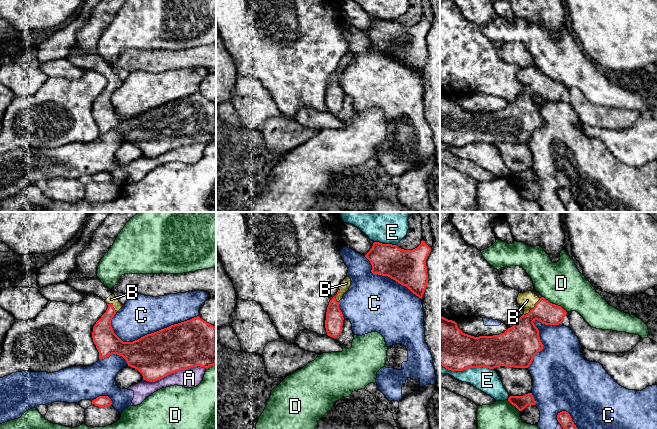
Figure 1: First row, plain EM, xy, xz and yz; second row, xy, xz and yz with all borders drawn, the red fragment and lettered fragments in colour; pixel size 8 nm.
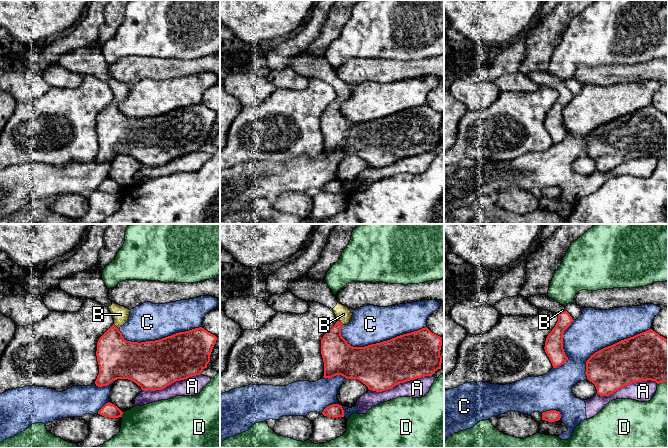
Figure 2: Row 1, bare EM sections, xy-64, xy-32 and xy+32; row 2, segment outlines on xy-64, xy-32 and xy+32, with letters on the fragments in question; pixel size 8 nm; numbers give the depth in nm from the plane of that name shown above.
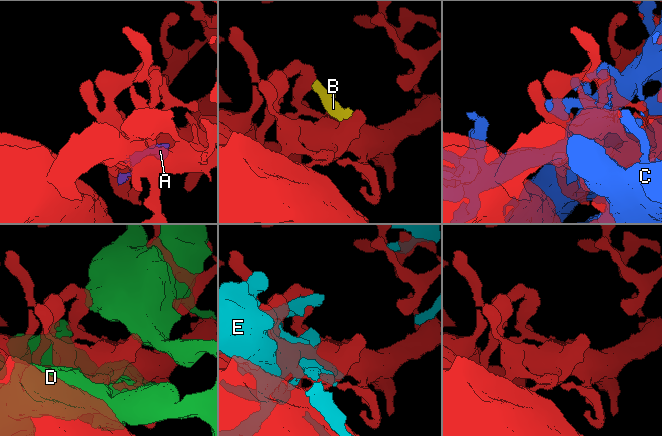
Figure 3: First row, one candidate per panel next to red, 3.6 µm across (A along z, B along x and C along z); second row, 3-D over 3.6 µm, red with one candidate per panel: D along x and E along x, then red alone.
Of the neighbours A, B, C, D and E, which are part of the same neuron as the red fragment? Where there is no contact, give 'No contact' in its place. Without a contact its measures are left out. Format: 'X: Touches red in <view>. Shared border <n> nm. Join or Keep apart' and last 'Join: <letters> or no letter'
A: Touches red in xy. Shared border 500 nm. Keep apart
B: Touches red in yz. Shared border 190 nm. Join
C: Touches red in xy. Shared border 700 nm. Keep apart
D: Touches red in yz. Shared border 240 nm. Keep apart
E: Touches red in yz. Shared border 440 nm. Keep apart
Join: B

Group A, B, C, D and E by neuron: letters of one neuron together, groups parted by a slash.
A C / B / D / E

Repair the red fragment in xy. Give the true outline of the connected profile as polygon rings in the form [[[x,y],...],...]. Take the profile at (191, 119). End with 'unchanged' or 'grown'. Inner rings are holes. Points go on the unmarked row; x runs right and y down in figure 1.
[[[75,46],[66,57],[82,70],[95,70],[108,81],[93,103],[92,114],[99,135],[112,130],[122,132],[128,142],[137,145],[143,156],[152,158],[172,149],[196,142],[208,145],[216,141],[216,103],[199,92],[147,110],[133,118],[123,118],[113,107],[111,96],[123,83],[114,68],[98,52],[76,54]]] | grown

